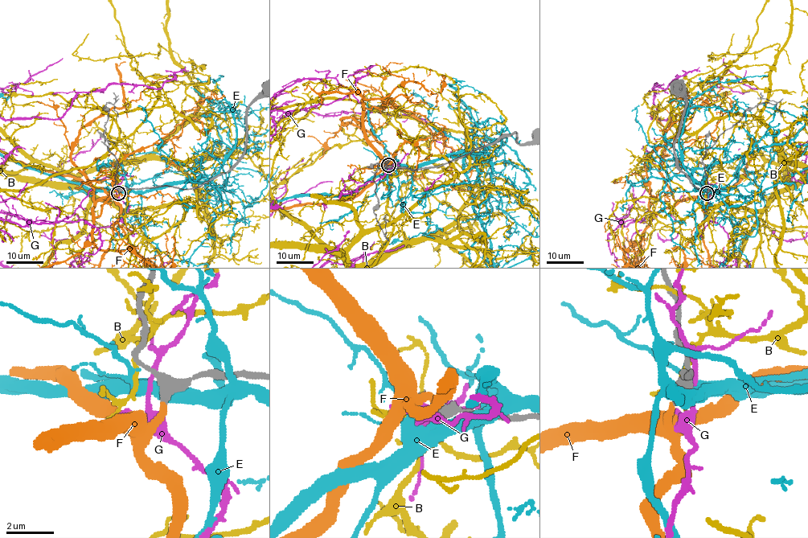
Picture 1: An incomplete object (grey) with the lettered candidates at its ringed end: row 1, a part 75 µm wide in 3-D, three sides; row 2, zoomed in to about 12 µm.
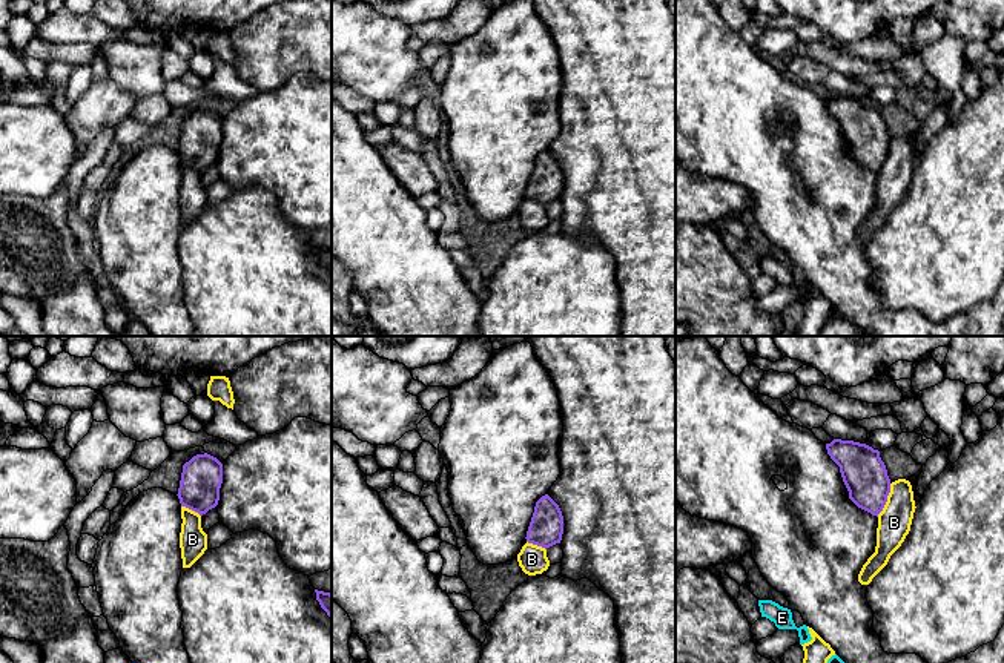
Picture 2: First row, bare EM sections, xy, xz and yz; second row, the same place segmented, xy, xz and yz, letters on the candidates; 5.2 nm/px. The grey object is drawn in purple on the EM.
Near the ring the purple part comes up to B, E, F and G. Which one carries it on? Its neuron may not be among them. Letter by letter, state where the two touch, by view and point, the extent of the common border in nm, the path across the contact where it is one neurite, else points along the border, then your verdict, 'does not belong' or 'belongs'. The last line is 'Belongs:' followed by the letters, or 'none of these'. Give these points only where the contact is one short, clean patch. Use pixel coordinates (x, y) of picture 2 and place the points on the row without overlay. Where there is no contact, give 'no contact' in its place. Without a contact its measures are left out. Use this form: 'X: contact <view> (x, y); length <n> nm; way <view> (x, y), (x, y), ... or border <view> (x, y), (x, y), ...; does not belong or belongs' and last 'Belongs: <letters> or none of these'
B: contact yz (886, 157); length 190 nm; border yz (891, 140), (888, 157), (877, 172); does not belong
E: no contact; does not belong
F: no contact; belongs
G: no contact; does not belong
Belongs: F

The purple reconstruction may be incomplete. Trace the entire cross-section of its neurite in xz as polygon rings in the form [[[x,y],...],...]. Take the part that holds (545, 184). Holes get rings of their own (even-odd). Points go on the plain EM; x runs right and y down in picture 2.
[[[542,152],[534,163],[534,169],[527,187],[527,198],[550,204],[560,200],[563,190],[563,172],[559,161],[548,152]]]

